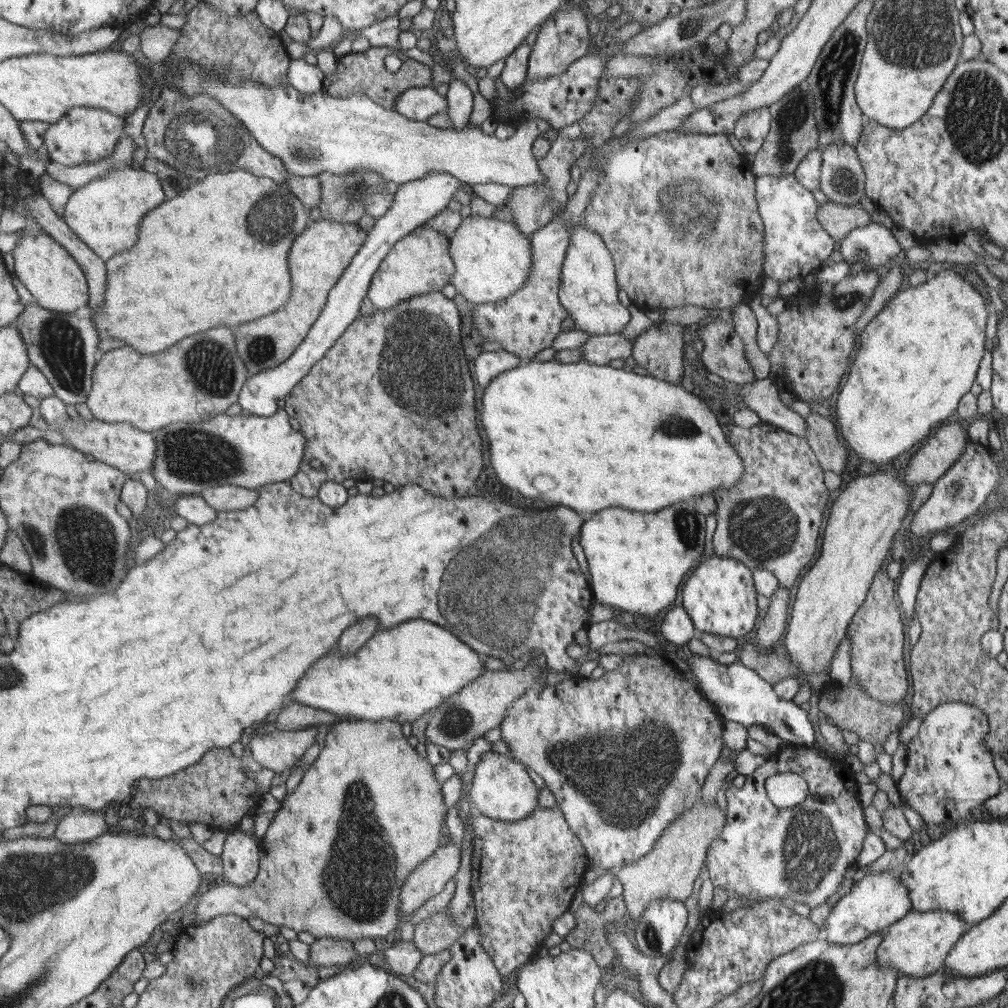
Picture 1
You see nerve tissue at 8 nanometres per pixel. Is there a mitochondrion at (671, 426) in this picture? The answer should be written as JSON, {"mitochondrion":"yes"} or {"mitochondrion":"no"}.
{"mitochondrion":"yes"}

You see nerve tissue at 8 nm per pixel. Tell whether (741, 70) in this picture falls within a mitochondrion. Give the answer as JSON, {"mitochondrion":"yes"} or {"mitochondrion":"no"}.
{"mitochondrion":"no"}

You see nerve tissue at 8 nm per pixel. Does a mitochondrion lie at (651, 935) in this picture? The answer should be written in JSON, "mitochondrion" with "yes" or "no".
{"mitochondrion":"yes"}

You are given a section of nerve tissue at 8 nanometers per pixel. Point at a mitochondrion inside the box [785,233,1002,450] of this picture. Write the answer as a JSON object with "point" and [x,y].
{"point":[844,301]}

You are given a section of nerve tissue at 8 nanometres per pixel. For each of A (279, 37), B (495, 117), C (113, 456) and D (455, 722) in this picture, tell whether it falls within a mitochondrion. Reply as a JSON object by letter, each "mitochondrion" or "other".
{"A":"other","B":"other","C":"other","D":"mitochondrion"}

